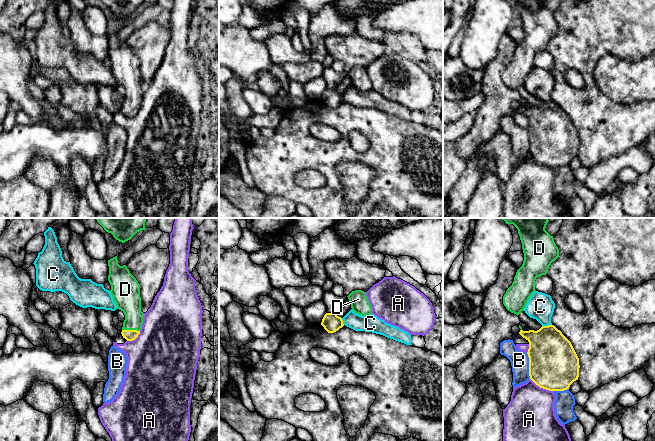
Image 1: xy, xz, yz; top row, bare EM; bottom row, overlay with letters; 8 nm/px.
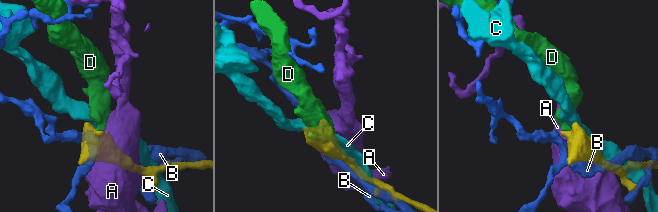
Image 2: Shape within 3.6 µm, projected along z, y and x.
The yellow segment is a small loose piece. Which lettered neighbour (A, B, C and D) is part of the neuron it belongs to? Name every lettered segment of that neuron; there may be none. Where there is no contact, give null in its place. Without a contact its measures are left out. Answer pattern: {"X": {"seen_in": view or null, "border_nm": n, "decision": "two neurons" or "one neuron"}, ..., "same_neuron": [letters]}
{"A": {"seen_in": "yz", "border_nm": 220, "decision": "two neurons"}, "B": {"seen_in": "yz", "border_nm": 220, "decision": "two neurons"}, "C": {"seen_in": "yz", "border_nm": 80, "decision": "two neurons"}, "D": {"seen_in": "xy", "border_nm": 140, "decision": "one neuron"}, "same_neuron": ["D"]}

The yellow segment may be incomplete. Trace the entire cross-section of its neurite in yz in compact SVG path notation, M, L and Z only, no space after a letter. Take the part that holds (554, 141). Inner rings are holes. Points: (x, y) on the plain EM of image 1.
M554 101L539 106L520 106L529 118L529 152L540 164L564 167L578 156L579 134L571 118Z

